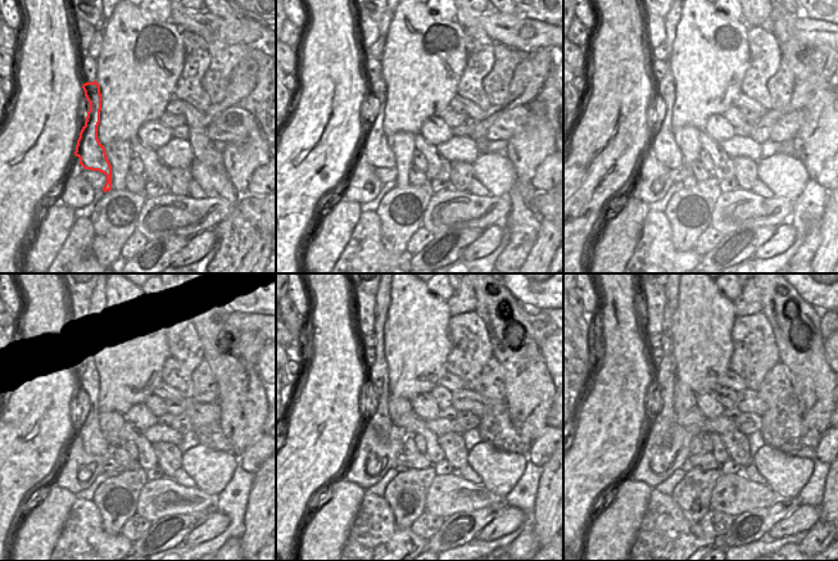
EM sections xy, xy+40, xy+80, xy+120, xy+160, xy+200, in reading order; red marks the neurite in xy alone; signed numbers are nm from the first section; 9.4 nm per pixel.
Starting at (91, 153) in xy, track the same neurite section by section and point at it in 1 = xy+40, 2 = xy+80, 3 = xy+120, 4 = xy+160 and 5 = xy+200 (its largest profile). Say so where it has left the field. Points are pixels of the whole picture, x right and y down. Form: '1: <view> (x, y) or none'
1: xy+40 (376, 149)
2: xy+80 (664, 145)
3: xy+120 (93, 440)
4: xy+160 (379, 372)
5: xy+200 (666, 372)

